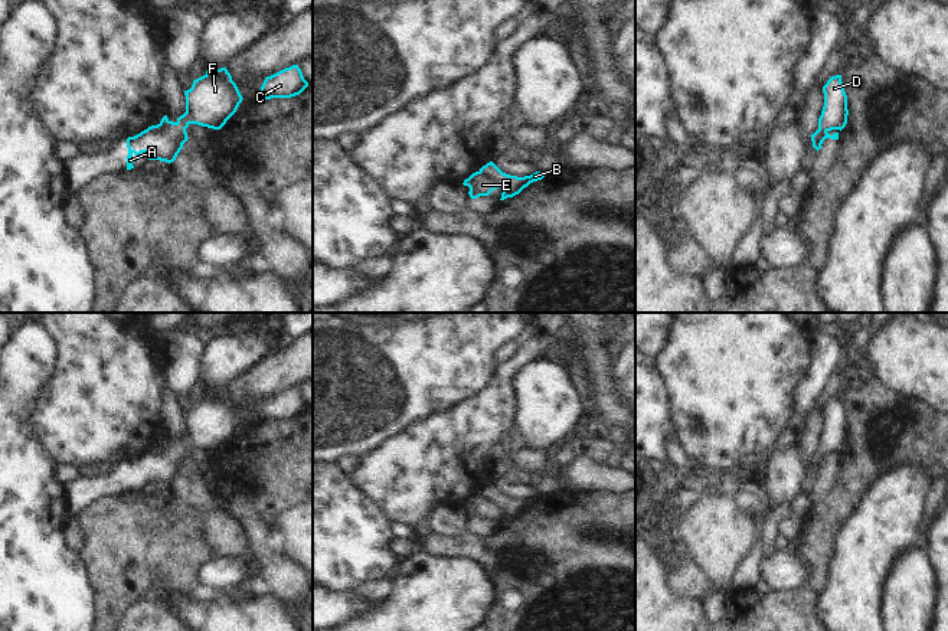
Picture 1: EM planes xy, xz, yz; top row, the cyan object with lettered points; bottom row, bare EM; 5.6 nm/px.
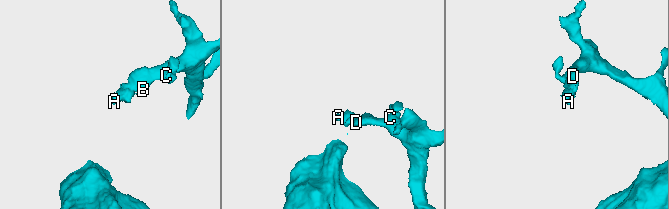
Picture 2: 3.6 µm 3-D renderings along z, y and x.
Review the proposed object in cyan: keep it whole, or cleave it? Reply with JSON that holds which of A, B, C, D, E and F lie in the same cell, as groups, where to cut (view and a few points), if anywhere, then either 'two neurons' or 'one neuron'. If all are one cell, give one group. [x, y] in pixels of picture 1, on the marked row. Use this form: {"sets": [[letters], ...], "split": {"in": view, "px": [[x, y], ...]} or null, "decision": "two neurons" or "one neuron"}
{"sets": [["A", "B", "C", "D", "E", "F"]], "split": null, "decision": "one neuron"}

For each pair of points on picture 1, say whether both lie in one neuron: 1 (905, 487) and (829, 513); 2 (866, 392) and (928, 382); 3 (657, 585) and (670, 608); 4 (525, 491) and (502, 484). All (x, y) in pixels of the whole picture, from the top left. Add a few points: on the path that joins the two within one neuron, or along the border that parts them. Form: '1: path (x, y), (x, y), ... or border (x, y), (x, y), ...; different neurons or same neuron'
1: border (881, 477), (868, 489), (859, 503); different neurons
2: border (873, 375), (896, 394), (921, 401); different neurons
3: path (657, 591), (657, 595), (664, 602); same neuron
4: path (519, 491), (507, 490); same neuron

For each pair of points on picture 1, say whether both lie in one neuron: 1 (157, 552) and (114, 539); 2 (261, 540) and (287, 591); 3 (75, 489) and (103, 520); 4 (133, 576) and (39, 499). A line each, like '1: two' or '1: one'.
1: one
2: one
3: two
4: two

